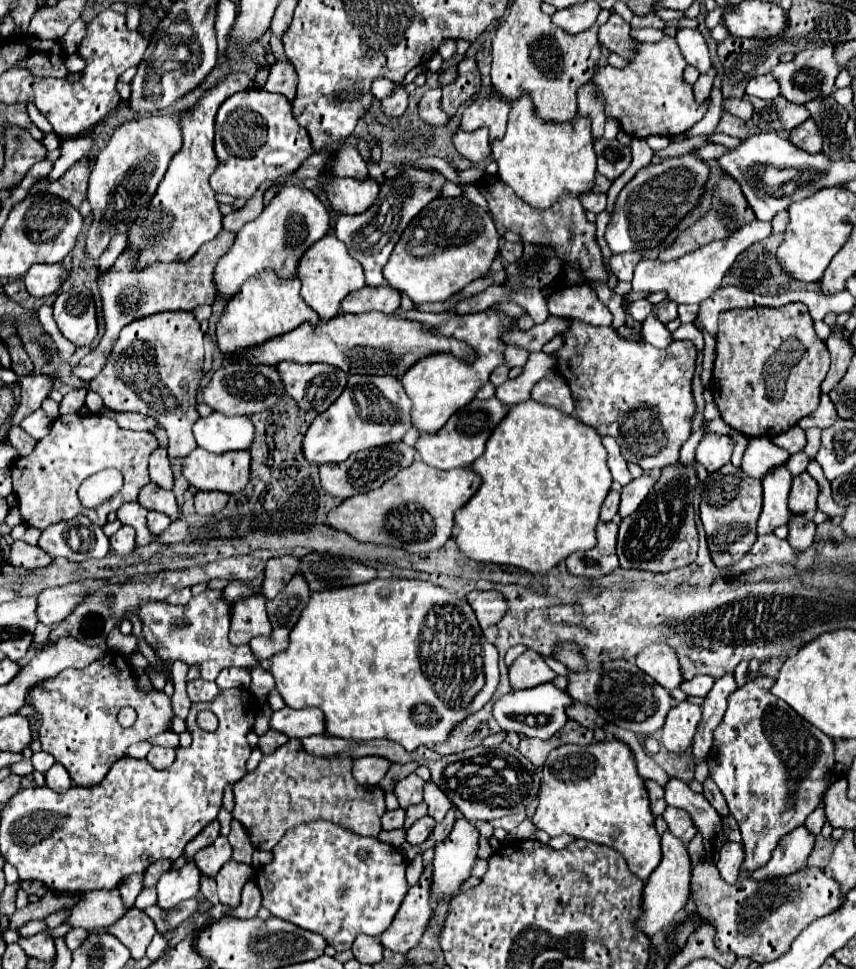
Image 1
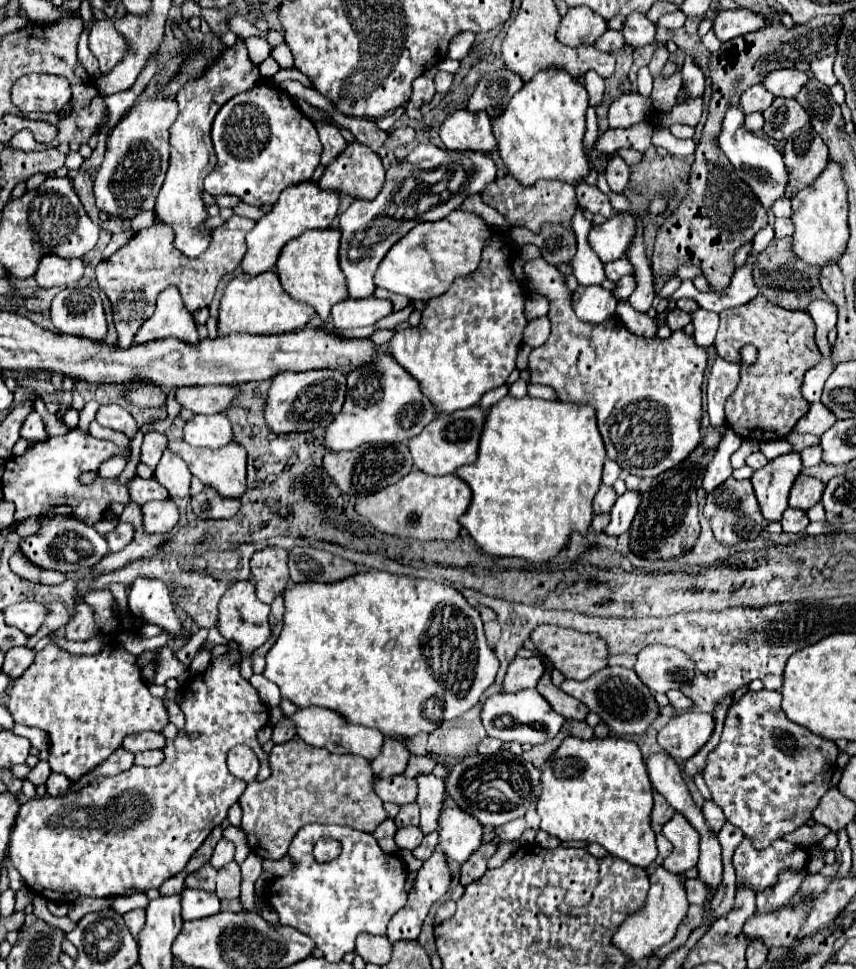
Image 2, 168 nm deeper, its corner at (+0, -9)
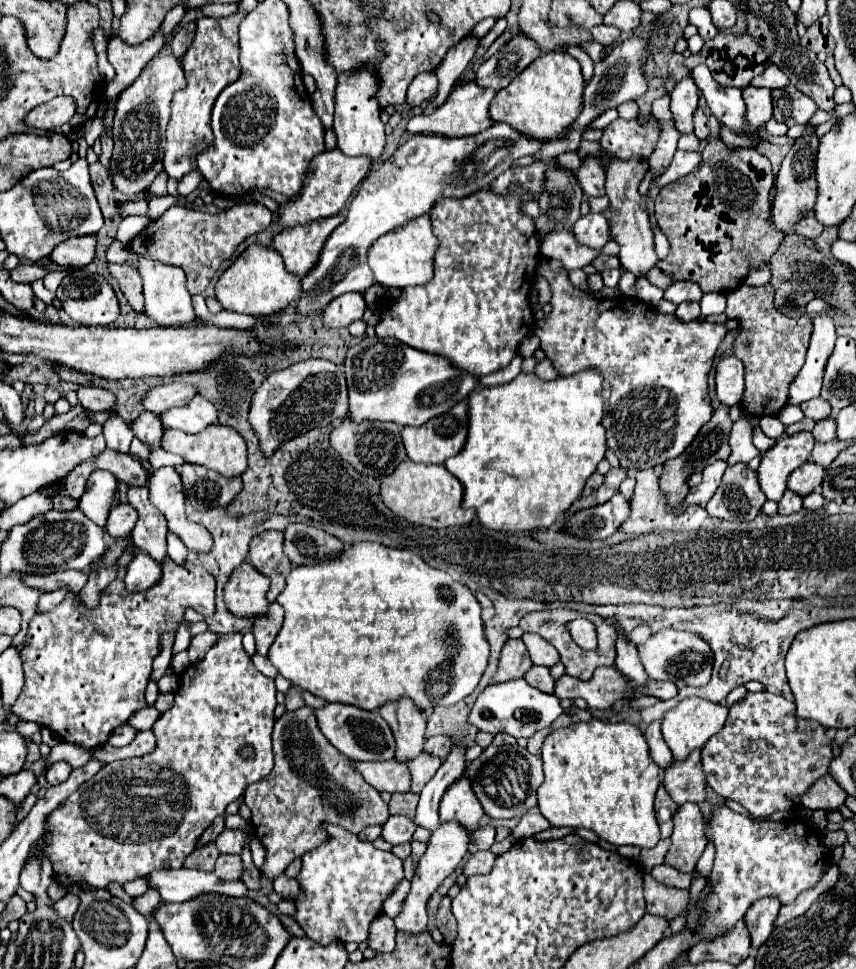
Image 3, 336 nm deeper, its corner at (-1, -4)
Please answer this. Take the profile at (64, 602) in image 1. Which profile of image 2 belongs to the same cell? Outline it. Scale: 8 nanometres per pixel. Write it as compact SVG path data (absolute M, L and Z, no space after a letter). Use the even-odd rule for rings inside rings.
M16 603L6 607L2 613L6 615L6 625L22 629L26 635L34 635L42 625L46 609L38 603Z

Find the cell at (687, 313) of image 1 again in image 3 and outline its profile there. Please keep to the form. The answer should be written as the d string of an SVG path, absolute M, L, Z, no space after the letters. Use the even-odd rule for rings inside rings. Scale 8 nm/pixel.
M675 282L665 290L665 298L673 304L681 304L687 300L701 300L703 292L695 282Z

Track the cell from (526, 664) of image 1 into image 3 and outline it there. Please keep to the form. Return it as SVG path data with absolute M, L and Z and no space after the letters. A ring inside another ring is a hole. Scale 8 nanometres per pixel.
M507 640L507 644L501 650L499 668L493 682L511 682L523 678L531 666L533 662L529 658L529 652L525 650L523 640Z

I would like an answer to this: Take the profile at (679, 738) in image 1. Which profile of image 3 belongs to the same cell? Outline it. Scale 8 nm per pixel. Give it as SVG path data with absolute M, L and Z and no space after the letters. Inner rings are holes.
M685 698L675 708L671 708L661 722L661 730L675 760L685 760L695 748L703 748L711 736L721 732L727 720L727 712L729 710L725 706L713 704L703 698Z

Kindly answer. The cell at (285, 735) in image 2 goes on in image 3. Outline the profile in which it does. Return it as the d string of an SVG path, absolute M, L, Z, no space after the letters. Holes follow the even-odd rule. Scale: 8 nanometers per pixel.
M291 686L291 688L289 688L289 692L285 694L285 710L293 712L293 710L297 710L297 708L303 708L303 706L305 706L305 702L303 702L303 698L301 698L301 692L299 692L299 688Z

